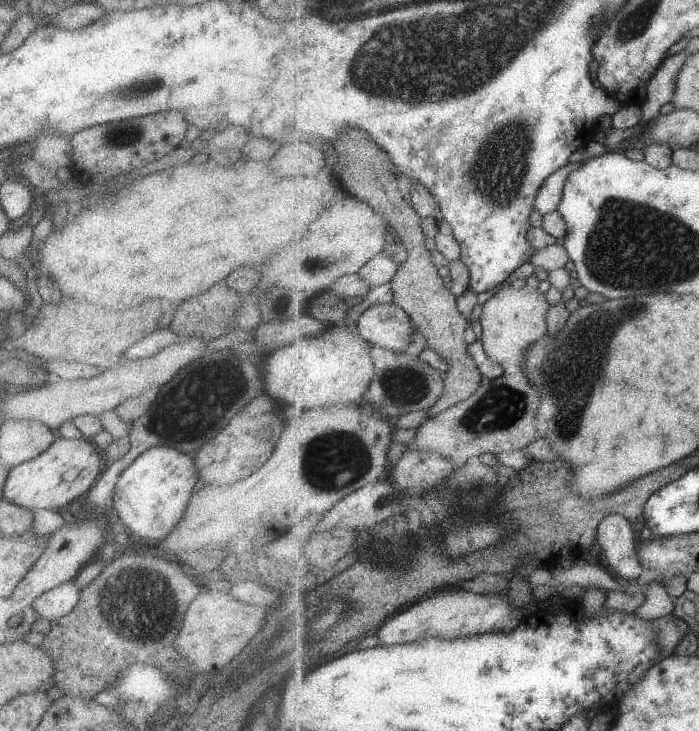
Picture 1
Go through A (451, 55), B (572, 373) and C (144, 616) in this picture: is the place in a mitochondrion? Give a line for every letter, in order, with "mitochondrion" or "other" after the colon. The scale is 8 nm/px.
A: mitochondrion
B: mitochondrion
C: mitochondrion

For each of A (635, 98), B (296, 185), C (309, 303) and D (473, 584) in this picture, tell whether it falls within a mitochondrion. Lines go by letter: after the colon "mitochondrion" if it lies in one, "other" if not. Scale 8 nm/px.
A: other
B: other
C: other
D: other

